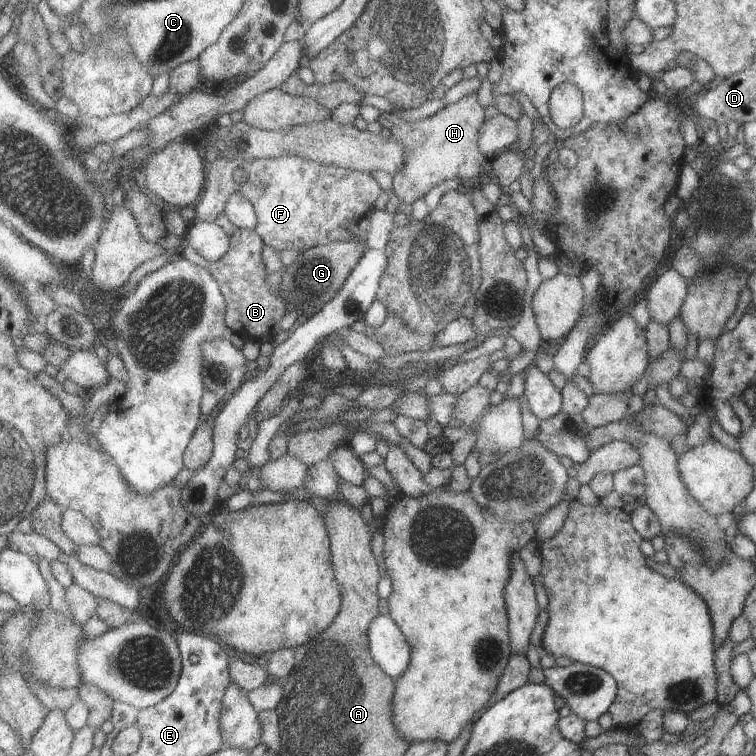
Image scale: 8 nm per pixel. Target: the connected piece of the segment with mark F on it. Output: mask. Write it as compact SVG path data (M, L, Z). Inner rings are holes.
M283 155L273 159L231 159L221 158L207 164L207 188L202 200L195 205L196 220L216 223L227 211L229 200L234 193L242 193L253 202L258 215L258 228L265 245L283 252L297 249L301 252L336 241L355 237L346 226L352 219L367 215L376 208L378 199L384 193L381 184L371 173L356 172L338 165L325 165L298 155Z

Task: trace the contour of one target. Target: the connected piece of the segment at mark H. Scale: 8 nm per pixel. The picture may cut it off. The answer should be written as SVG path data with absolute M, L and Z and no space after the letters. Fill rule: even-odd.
M476 92L457 103L446 105L425 120L407 122L397 114L382 112L380 125L389 129L408 153L405 169L393 176L393 192L405 207L423 198L433 186L445 180L457 179L461 183L469 183L471 178L488 174L487 161L477 147L479 128L484 121L484 109L477 102Z

